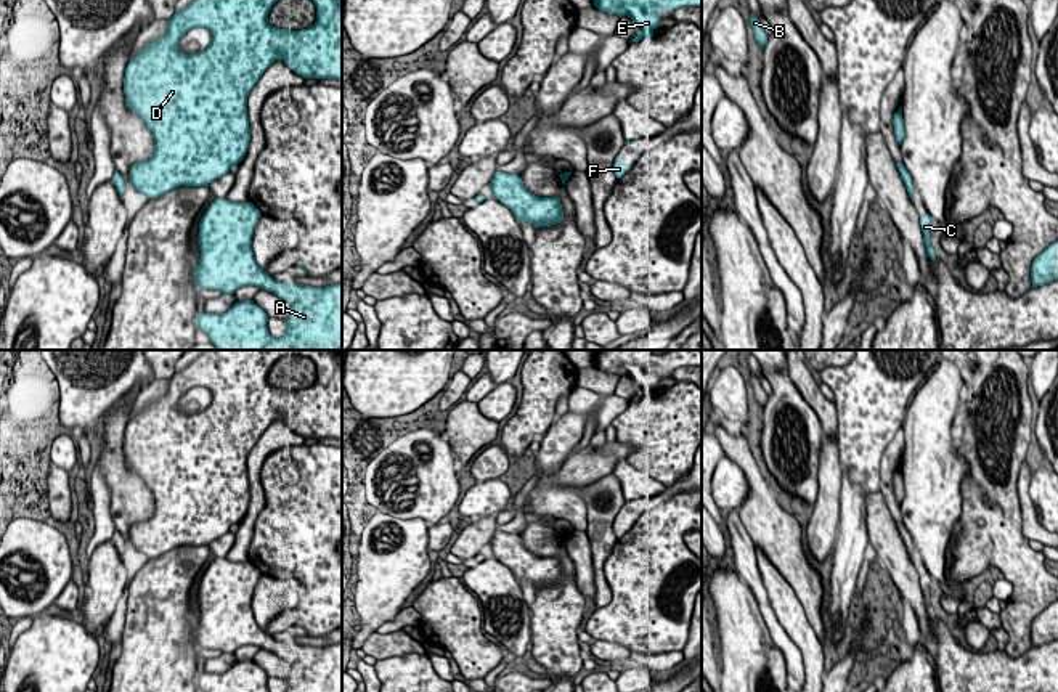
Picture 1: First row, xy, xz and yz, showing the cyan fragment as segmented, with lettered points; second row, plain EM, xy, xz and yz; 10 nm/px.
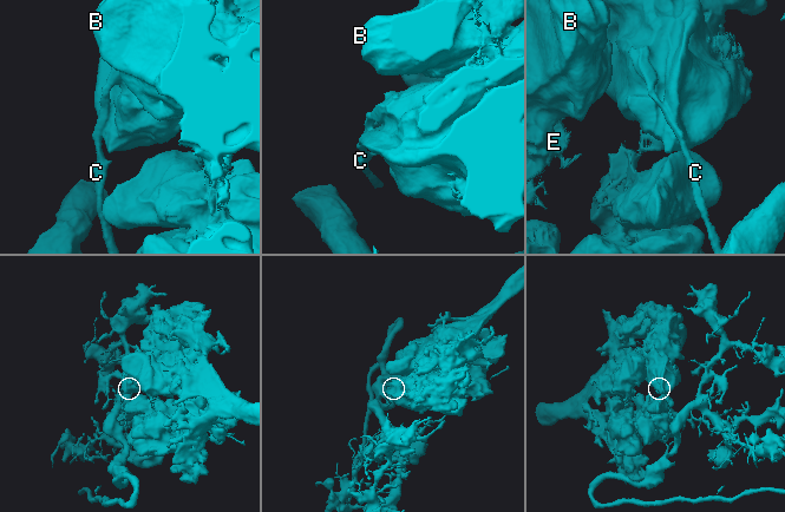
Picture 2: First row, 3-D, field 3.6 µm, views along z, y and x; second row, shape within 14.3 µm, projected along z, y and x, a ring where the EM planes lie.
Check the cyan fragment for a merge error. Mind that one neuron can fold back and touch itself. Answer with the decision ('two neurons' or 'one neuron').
two neurons

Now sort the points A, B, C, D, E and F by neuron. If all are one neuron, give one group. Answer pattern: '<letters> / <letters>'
A B D E F / C

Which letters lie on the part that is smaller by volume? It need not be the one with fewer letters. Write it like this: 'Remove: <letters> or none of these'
Remove: C

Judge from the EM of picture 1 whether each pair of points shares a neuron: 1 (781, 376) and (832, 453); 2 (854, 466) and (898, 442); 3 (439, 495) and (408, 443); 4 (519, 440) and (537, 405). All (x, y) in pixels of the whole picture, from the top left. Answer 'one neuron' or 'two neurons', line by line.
1: two neurons
2: two neurons
3: one neuron
4: one neuron

